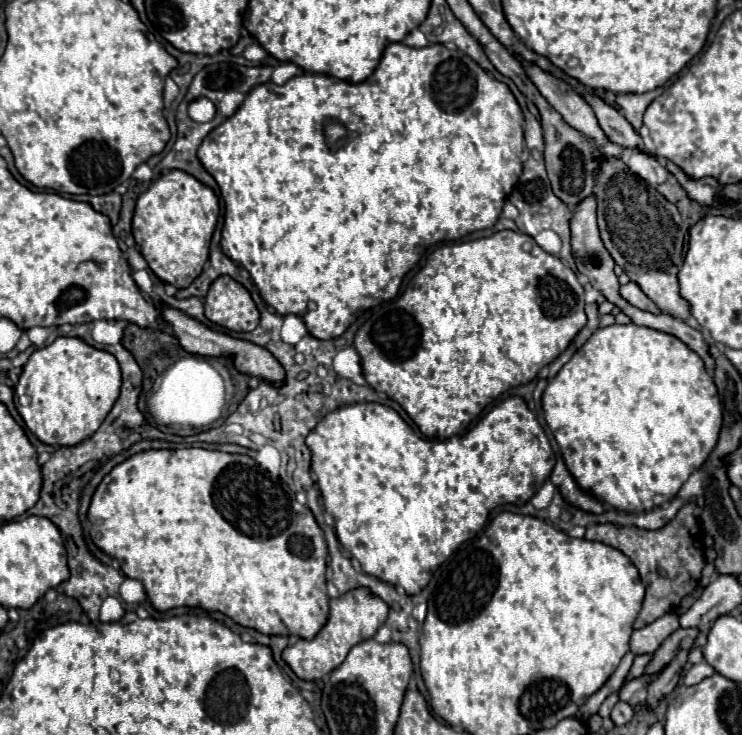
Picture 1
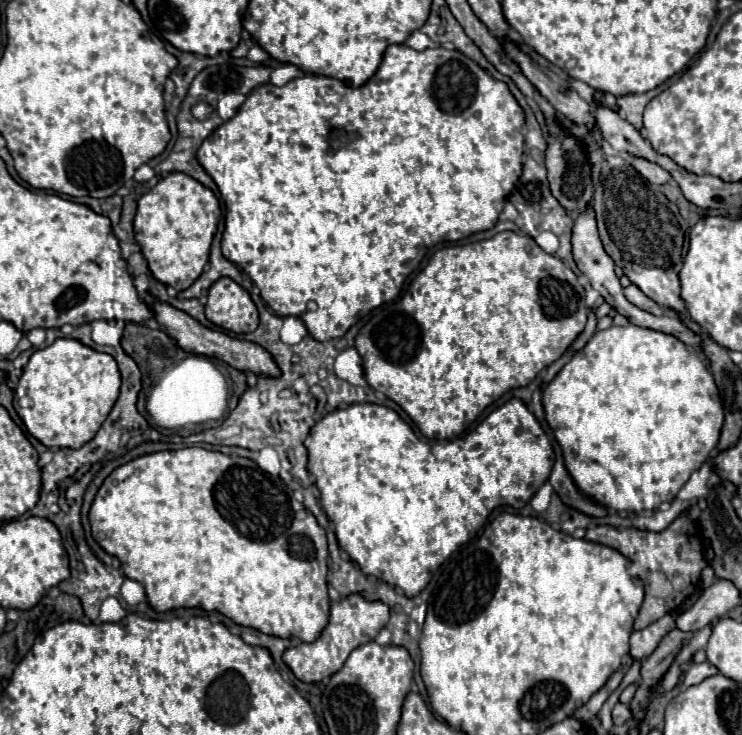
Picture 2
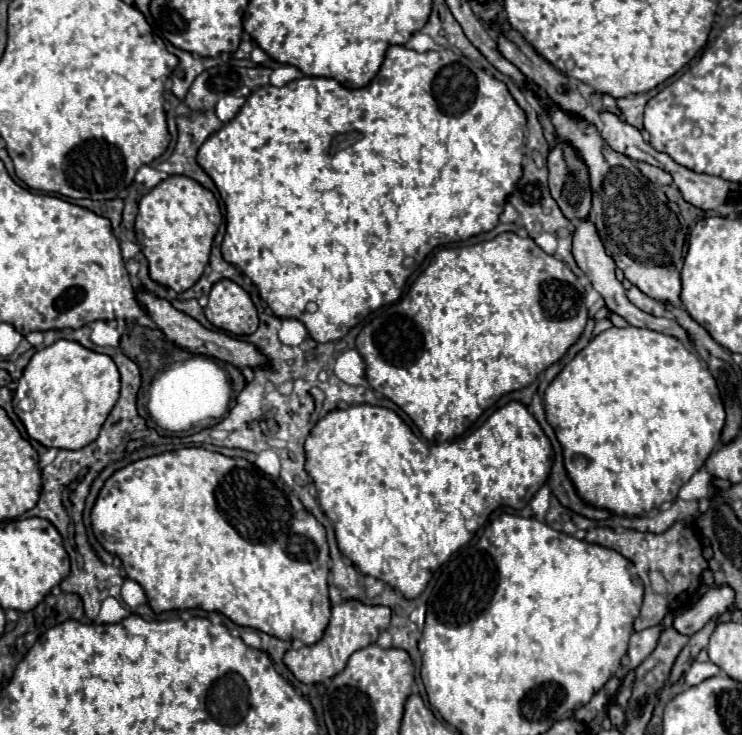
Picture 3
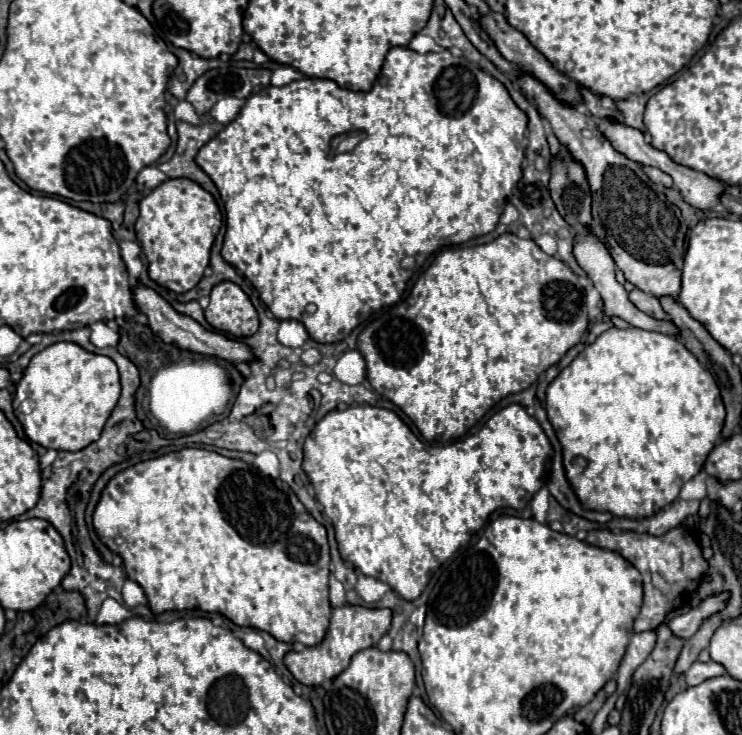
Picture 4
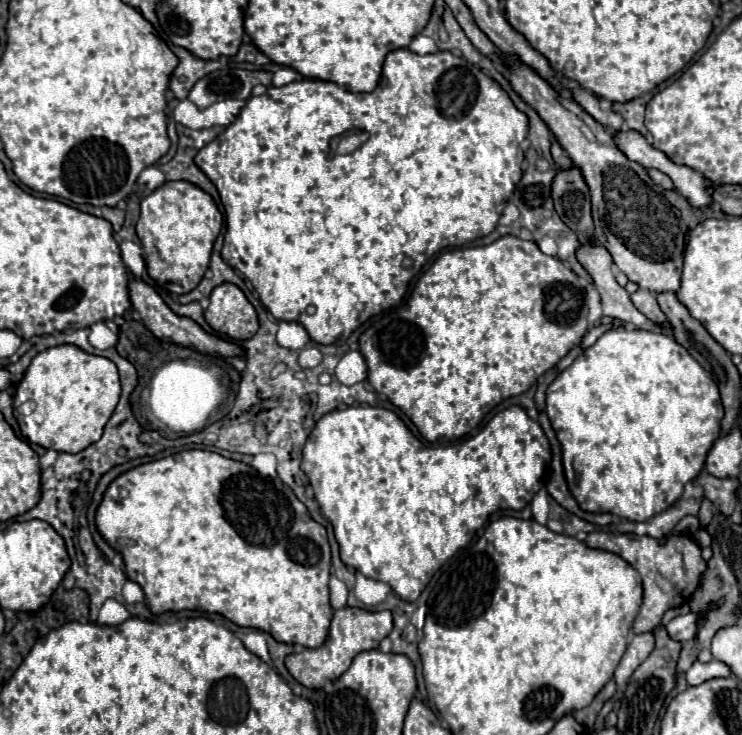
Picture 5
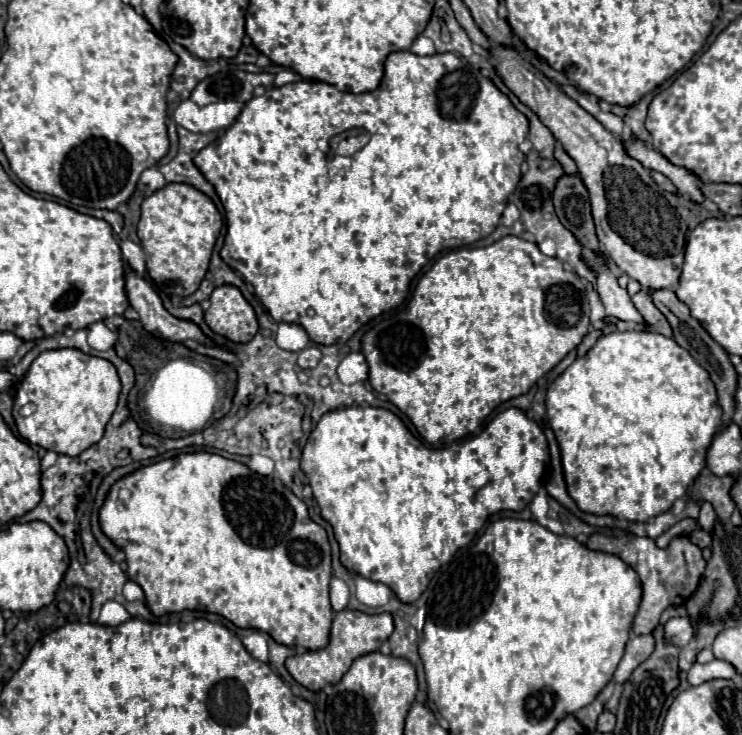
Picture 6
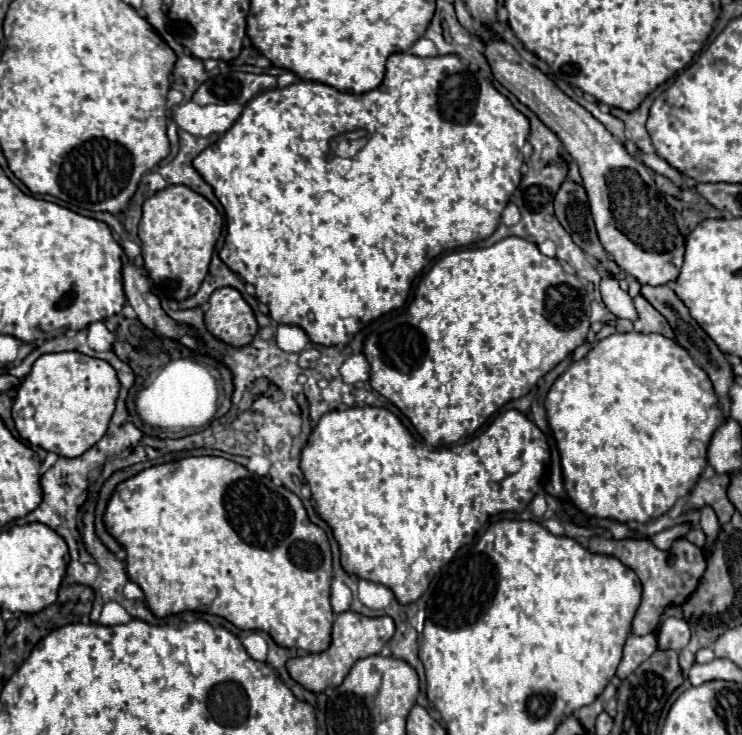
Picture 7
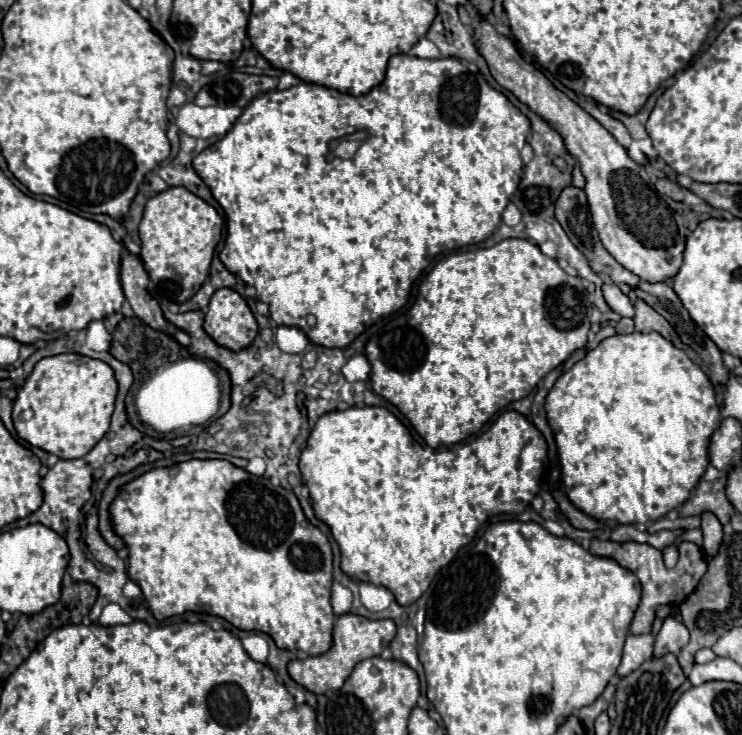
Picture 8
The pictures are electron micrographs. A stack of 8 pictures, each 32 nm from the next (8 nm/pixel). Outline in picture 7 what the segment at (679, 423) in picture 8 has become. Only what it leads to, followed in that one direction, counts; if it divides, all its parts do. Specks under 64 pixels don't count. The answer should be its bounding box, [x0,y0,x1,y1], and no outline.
[546,332,724,524]

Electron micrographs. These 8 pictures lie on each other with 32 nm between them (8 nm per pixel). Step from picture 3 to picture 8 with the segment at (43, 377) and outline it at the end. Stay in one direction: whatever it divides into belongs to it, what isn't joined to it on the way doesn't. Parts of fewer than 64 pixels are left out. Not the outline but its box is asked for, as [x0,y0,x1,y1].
[12,354,116,460]

